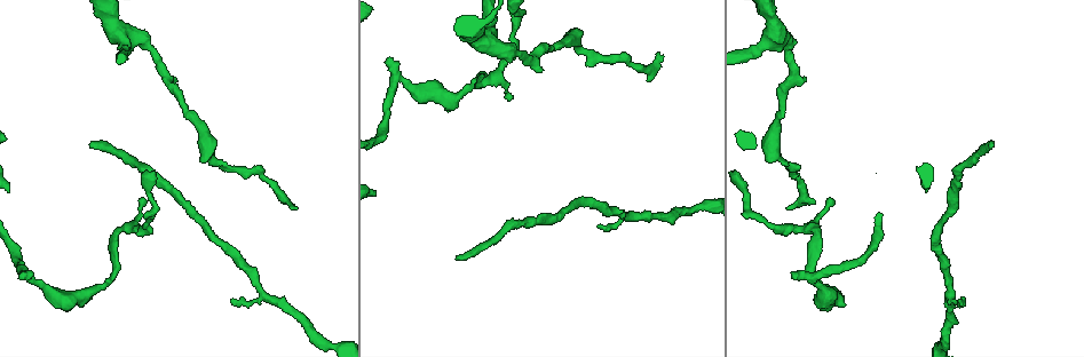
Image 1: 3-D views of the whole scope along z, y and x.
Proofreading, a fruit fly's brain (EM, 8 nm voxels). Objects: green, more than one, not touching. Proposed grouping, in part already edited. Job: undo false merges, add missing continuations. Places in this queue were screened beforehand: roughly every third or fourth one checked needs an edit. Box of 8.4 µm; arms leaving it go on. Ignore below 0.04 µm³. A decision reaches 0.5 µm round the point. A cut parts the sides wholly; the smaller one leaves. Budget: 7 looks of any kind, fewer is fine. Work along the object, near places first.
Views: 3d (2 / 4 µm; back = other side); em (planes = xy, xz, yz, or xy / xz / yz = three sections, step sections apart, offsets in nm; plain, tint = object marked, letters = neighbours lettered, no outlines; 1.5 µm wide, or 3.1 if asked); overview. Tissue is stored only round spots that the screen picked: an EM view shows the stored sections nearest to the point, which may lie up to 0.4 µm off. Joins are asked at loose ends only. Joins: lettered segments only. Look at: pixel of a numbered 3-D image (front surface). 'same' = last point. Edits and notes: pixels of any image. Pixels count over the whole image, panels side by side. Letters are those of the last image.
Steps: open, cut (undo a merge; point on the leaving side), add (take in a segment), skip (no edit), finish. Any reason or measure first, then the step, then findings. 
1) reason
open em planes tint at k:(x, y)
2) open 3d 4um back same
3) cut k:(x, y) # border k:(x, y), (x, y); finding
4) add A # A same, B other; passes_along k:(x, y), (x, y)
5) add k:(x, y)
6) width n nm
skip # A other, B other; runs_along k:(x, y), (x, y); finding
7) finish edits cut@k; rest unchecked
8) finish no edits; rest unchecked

branch stops here
open 3d 4um at 1:(93, 144)

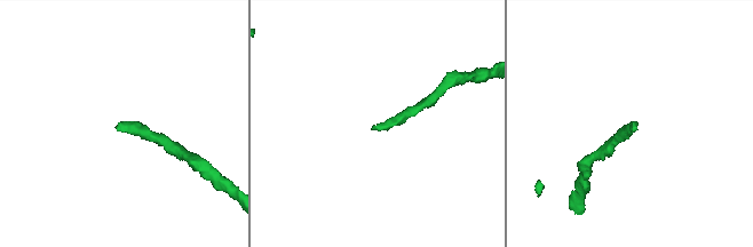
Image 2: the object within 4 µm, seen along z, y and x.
need the tissue
open em planes letters at 2:(634, 126)

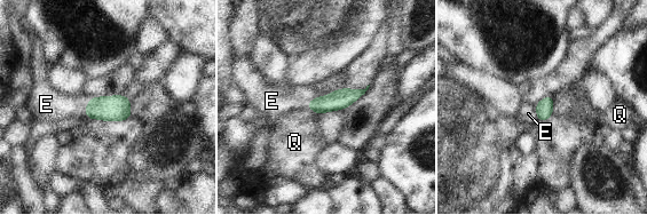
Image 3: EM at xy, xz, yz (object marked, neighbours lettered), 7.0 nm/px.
add E # E same, Q other; it goes on there

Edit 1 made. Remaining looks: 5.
see it whole again
open overview

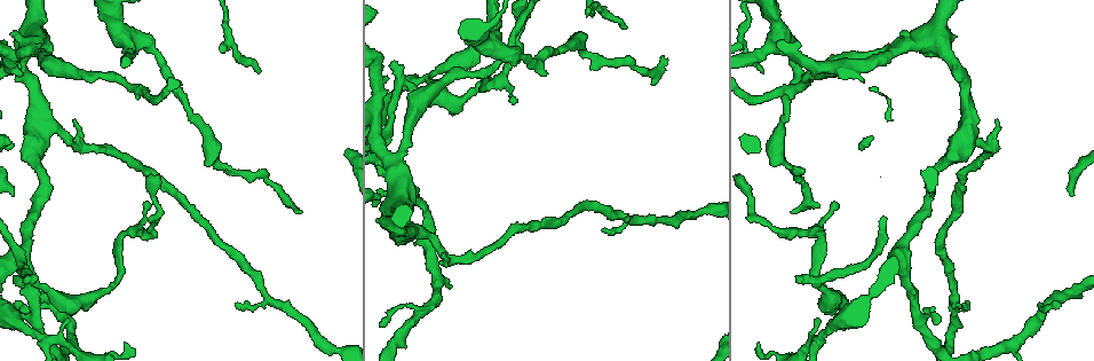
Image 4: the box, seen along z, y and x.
calibre changes
open 3d 4um at 4:(224, 166)

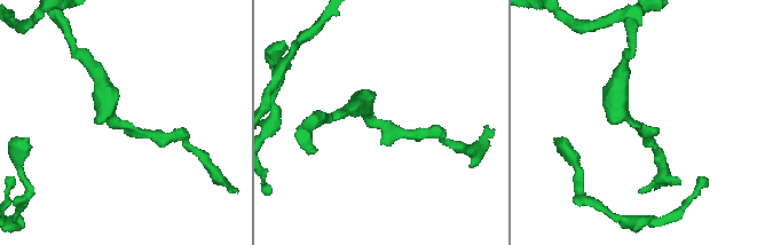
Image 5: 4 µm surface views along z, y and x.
open em yz step 4 tint at 5:(638, 122)

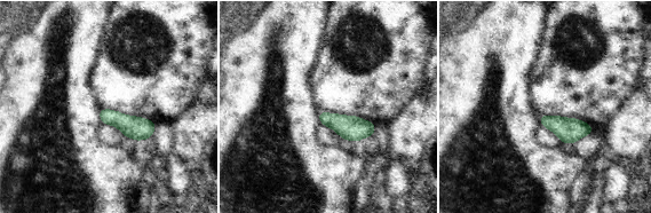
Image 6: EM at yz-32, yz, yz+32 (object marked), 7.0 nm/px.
open em yz step 4 letters same

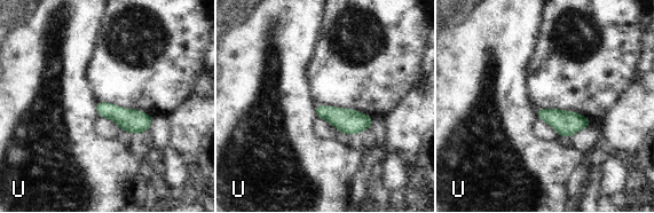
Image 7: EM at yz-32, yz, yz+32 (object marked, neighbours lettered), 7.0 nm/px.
longest_contact U 110 nm
skip # U other; border 7:(96, 102), (95, 110), (99, 116); continuous, no second neuron

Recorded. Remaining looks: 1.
finish edits add@3; rest unchecked

